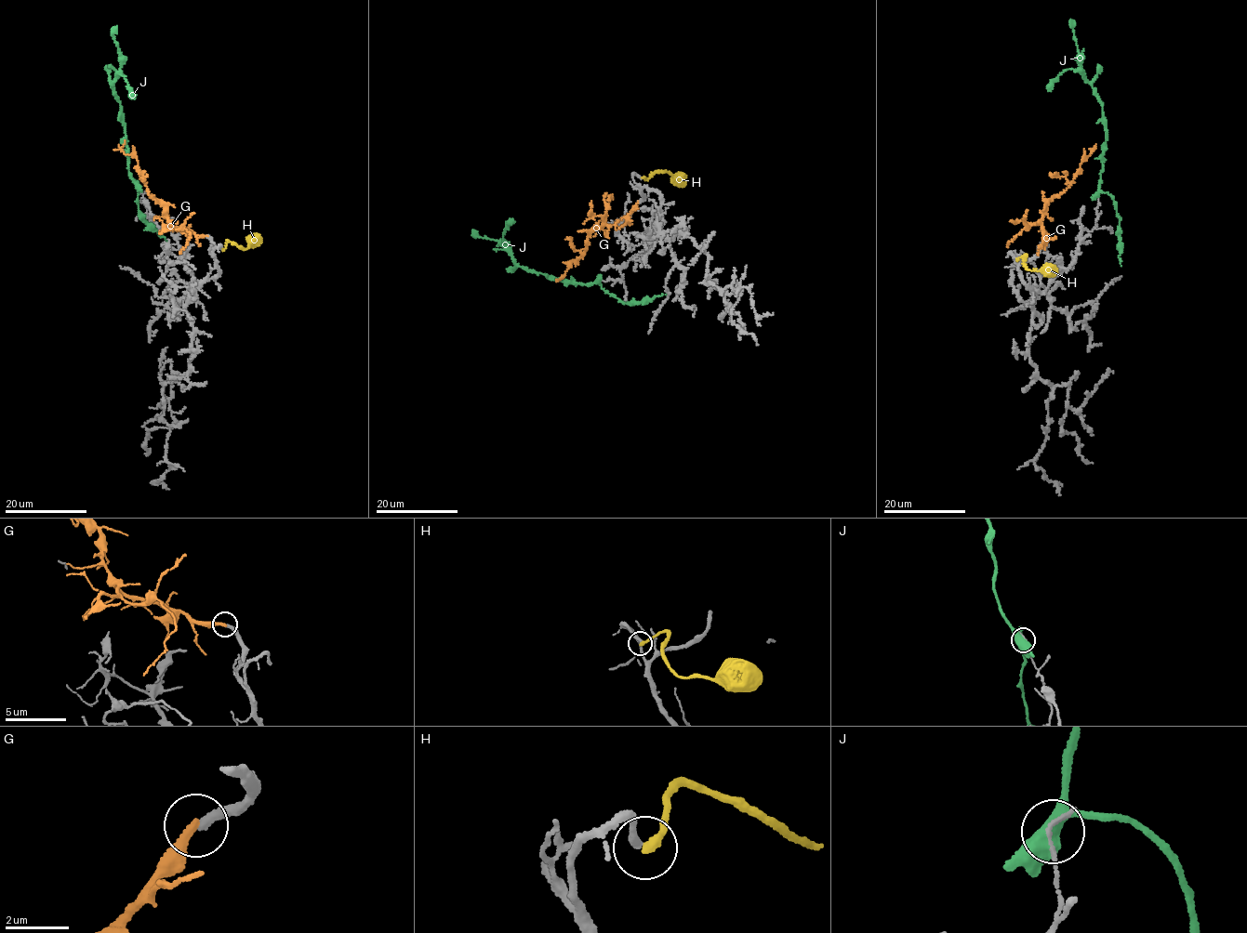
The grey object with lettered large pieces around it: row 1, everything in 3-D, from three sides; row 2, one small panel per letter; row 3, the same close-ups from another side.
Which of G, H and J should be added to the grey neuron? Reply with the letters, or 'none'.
G

